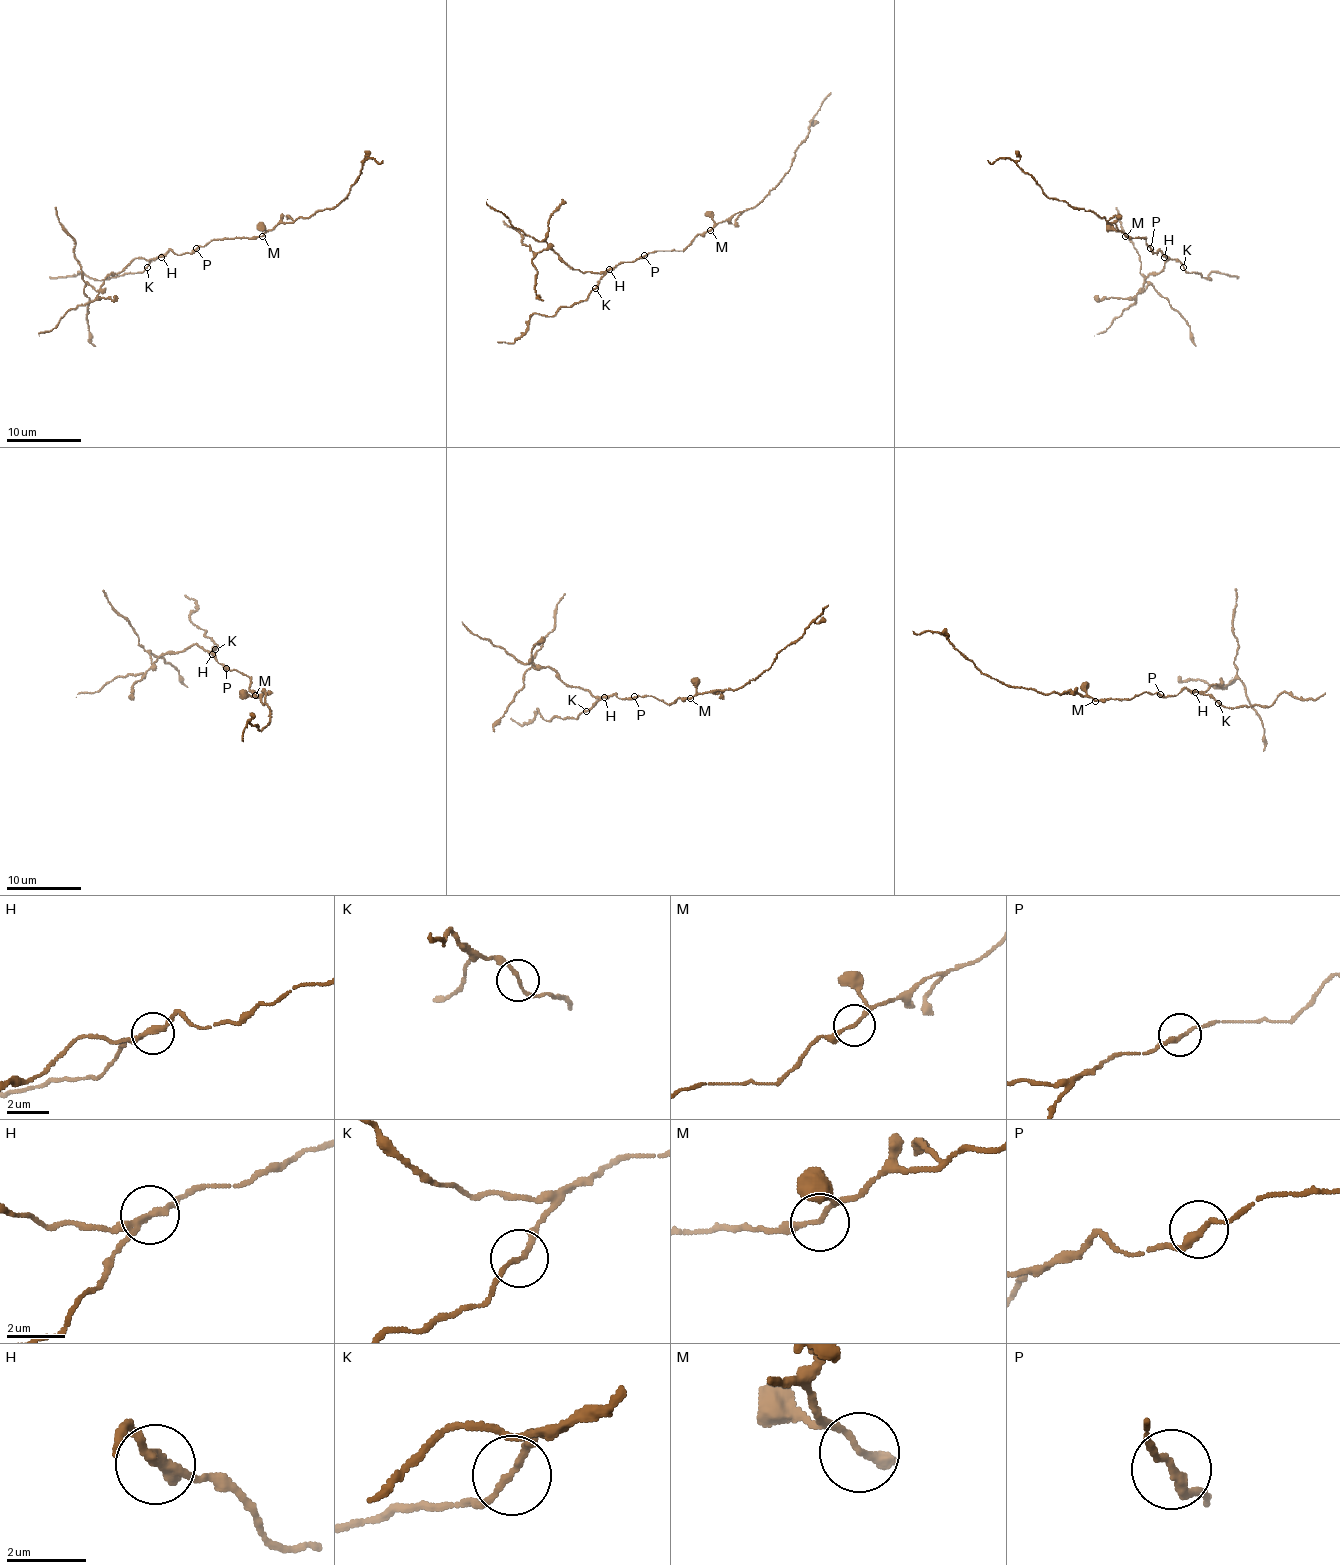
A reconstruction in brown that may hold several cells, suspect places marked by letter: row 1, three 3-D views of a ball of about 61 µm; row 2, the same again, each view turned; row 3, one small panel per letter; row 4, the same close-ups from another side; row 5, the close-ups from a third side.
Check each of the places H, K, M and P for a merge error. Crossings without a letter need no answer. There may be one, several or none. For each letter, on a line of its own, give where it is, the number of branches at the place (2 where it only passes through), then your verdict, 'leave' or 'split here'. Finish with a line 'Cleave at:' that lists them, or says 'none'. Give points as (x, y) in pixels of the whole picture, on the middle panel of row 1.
H: (609, 269) | 2 | split here
K: (595, 288) | 2 | leave
M: (710, 230) | 2 | leave
P: (644, 255) | 2 | leave
Cleave at: H

